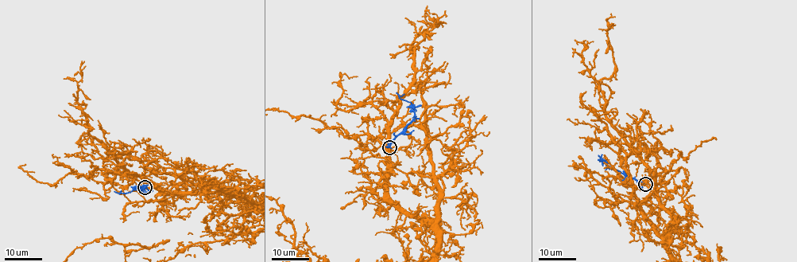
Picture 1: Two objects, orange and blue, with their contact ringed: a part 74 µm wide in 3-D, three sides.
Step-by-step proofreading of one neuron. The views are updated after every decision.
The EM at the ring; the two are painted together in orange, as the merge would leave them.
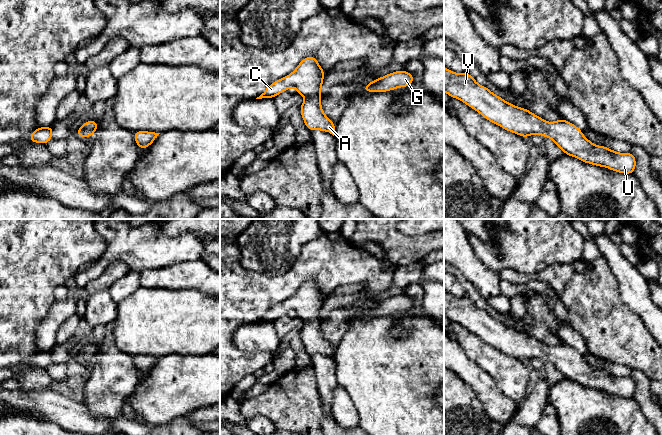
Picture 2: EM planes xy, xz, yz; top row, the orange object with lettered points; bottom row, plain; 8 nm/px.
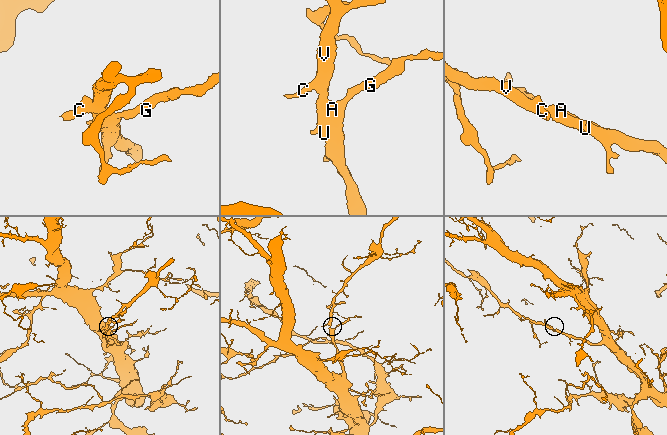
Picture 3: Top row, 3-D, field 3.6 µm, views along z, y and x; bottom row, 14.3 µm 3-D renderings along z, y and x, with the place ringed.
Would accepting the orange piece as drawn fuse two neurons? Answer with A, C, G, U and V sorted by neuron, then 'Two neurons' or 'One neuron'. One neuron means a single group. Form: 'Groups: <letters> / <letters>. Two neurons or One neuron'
Groups: A C G U V. One neuron

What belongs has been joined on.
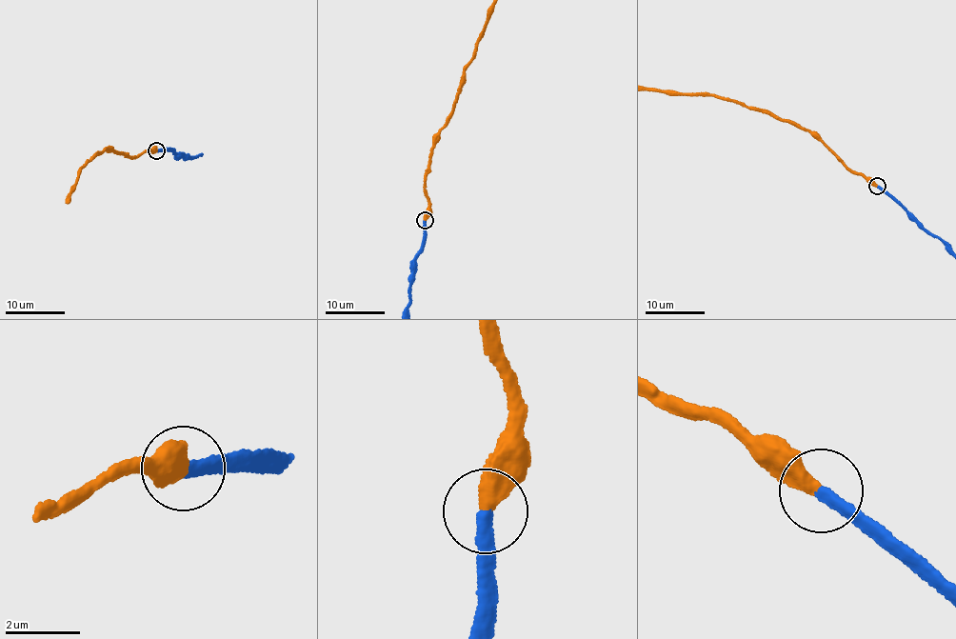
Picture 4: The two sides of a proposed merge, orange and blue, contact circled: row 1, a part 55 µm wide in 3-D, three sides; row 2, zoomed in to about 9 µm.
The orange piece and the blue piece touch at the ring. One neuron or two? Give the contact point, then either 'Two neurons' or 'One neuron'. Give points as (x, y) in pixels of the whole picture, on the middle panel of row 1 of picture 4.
Place: (425, 220). One neuron

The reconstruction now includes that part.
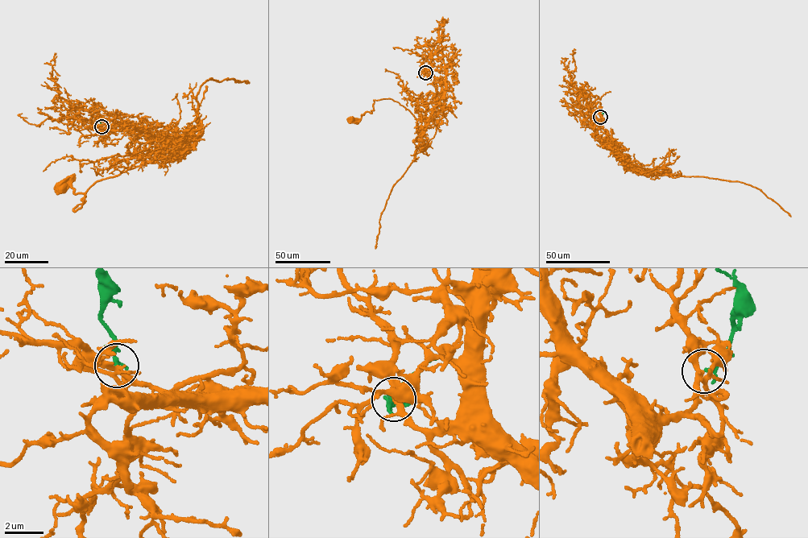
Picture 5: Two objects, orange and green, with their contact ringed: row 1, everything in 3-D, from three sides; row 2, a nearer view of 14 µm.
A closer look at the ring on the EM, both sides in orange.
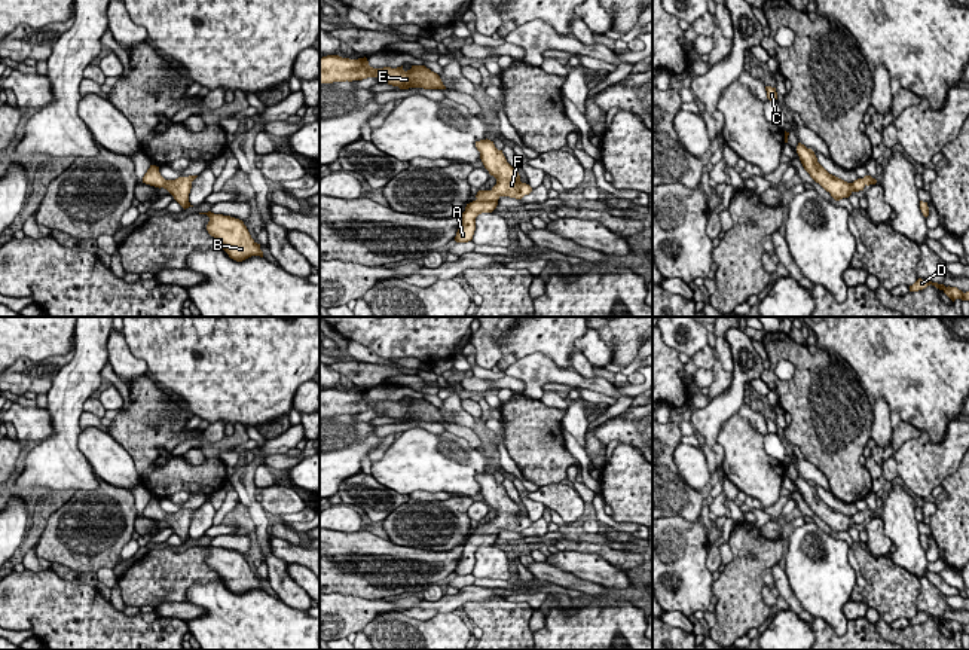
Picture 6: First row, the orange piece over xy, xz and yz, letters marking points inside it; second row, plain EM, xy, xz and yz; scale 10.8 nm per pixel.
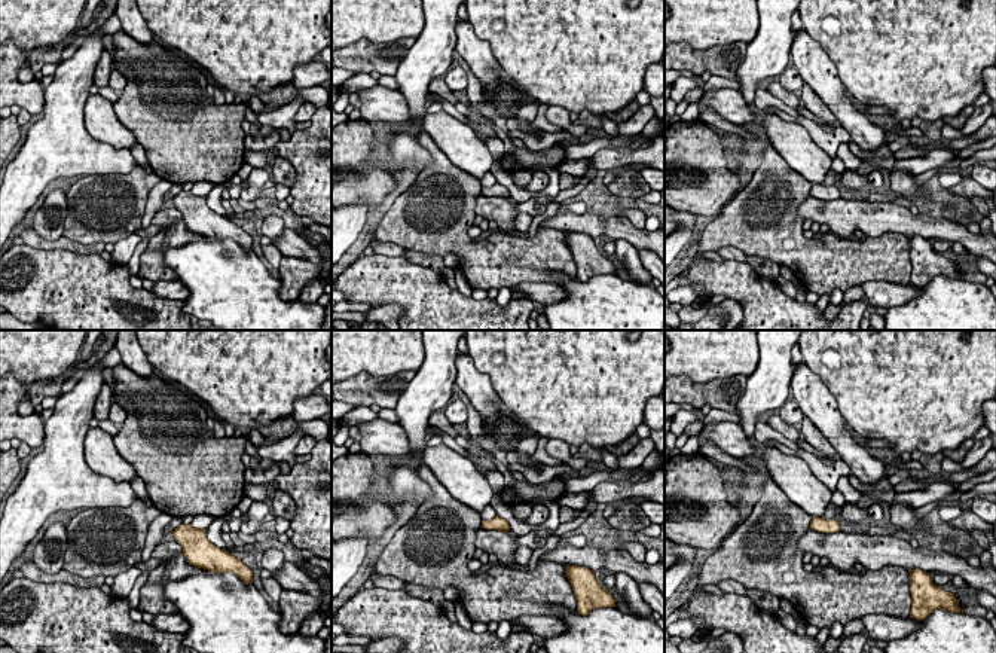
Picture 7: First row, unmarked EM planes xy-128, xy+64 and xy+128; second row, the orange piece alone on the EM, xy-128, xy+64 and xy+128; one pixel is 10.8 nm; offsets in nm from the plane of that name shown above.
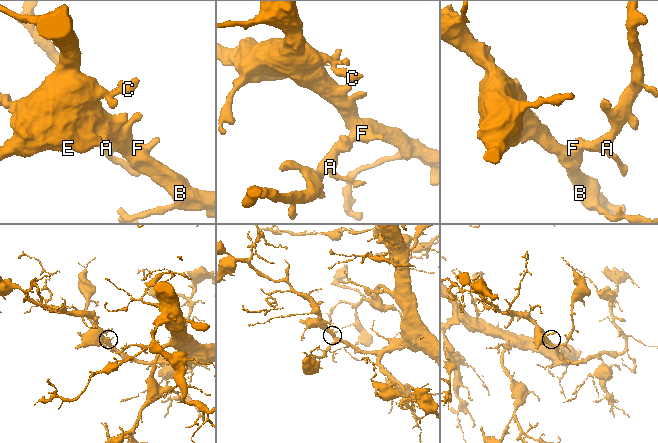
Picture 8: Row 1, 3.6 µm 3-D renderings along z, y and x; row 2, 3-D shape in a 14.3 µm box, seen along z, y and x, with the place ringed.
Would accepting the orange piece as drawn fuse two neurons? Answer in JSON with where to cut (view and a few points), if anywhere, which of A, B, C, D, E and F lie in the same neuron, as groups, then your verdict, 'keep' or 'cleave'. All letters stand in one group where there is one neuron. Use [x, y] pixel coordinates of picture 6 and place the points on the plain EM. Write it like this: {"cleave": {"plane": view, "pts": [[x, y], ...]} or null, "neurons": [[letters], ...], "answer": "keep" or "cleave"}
{"cleave": null, "neurons": [["A", "B", "C", "D", "E", "F"]], "answer": "keep"}

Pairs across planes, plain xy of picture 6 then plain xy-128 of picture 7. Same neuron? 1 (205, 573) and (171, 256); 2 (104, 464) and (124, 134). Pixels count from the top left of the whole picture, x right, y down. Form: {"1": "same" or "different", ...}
{"1": "different", "2": "same"}

